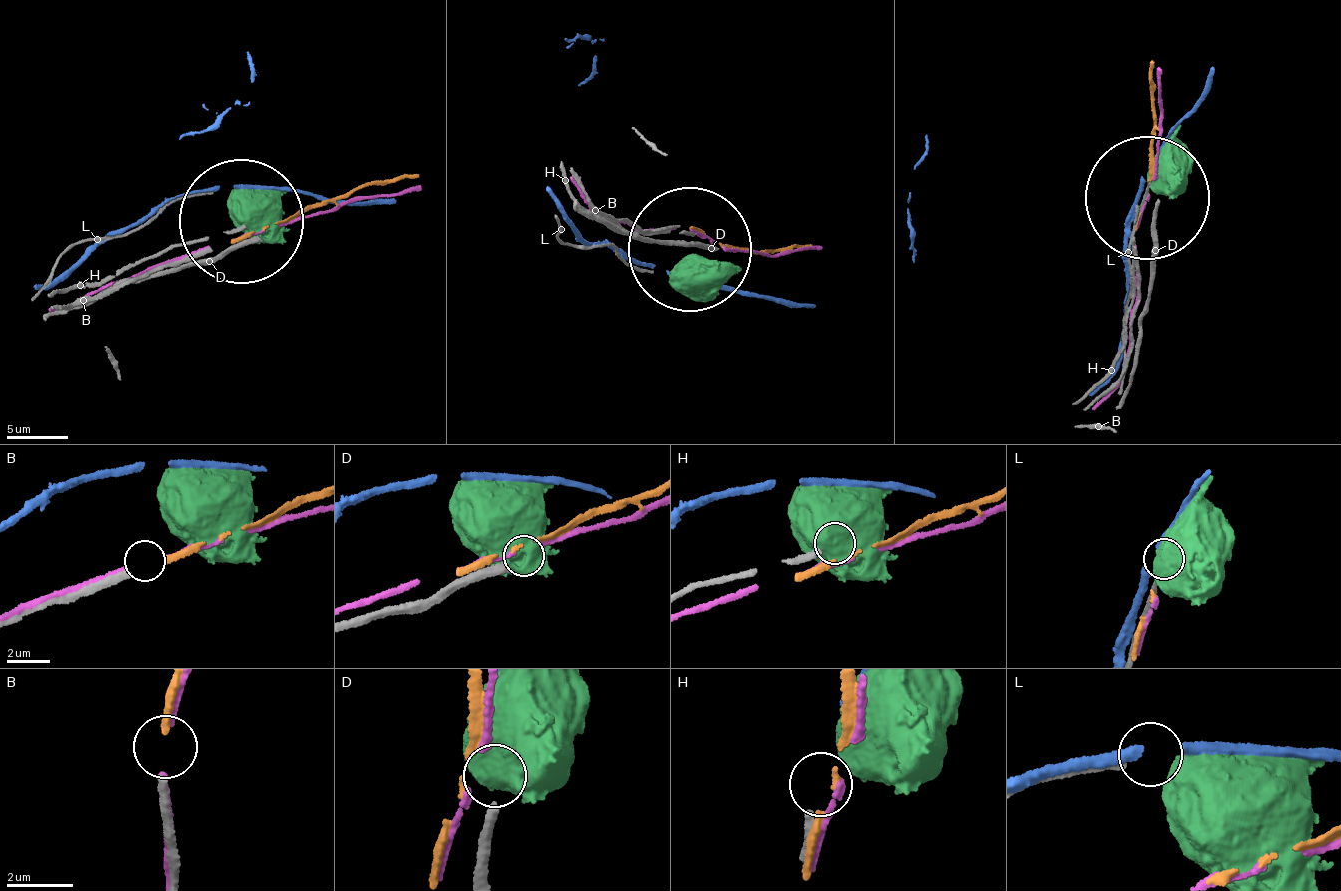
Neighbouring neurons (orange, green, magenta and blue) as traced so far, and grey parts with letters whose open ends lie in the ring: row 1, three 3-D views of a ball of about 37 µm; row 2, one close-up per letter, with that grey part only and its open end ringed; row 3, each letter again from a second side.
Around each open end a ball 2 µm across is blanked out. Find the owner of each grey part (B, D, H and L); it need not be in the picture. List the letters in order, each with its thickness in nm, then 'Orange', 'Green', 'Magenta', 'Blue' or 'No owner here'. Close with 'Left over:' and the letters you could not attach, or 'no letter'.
B: Thickness 240 nm. Orange
D: Thickness 360 nm. No owner here
H: Thickness 260 nm. No owner here
L: Thickness 180 nm. Green
Left over: D, H

